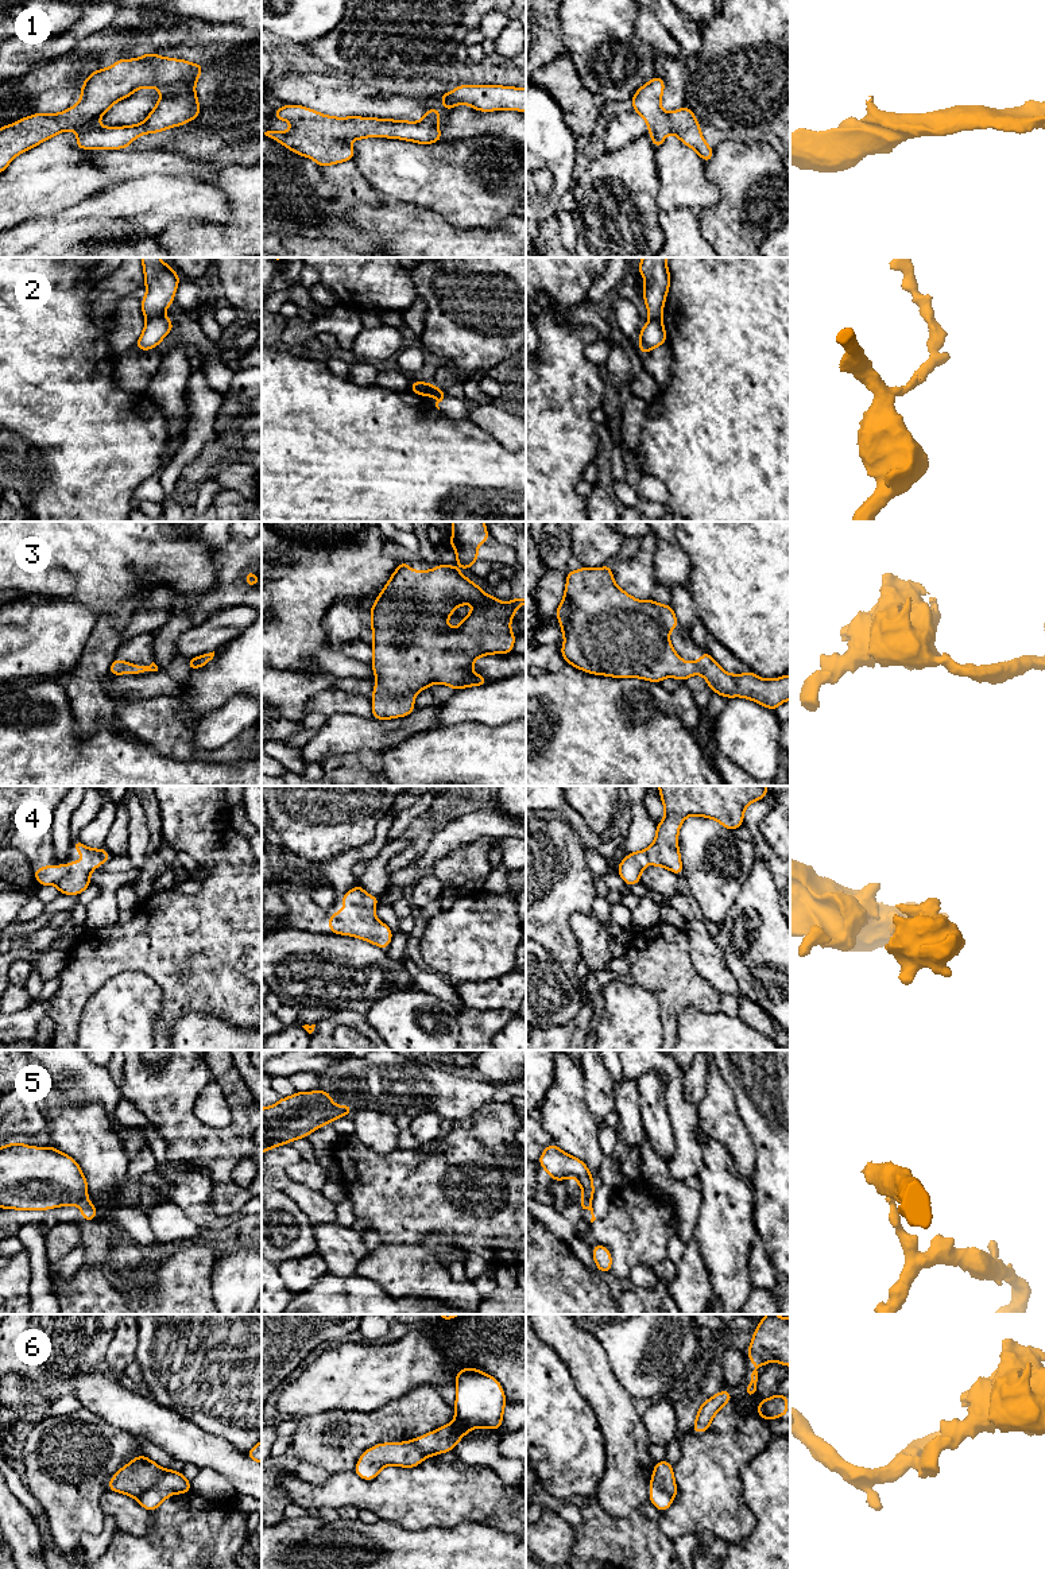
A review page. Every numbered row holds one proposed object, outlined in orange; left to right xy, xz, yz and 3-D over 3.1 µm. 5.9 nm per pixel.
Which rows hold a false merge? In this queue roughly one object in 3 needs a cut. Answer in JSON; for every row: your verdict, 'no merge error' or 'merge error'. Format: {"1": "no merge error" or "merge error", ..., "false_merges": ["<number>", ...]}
{"1": "no merge error", "2": "merge error", "3": "no merge error", "4": "no merge error", "5": "merge error", "6": "merge error", "false_merges": ["2", "5", "6"]}

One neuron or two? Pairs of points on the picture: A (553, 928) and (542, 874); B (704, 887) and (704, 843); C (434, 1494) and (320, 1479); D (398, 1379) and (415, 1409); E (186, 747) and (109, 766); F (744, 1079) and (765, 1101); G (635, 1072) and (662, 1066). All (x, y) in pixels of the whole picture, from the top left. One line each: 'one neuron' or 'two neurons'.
A: one neuron
B: one neuron
C: two neurons
D: two neurons
E: two neurons
F: one neuron
G: one neuron

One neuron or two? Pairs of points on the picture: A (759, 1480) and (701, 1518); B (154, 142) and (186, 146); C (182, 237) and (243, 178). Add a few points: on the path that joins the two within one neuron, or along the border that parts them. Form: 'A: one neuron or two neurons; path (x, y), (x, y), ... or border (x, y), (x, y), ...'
A: two neurons; border (747, 1461), (740, 1469), (740, 1495), (755, 1521)
B: one neuron; path (162, 142), (178, 142)
C: one neuron; path (206, 237), (220, 237), (243, 214), (243, 202)

